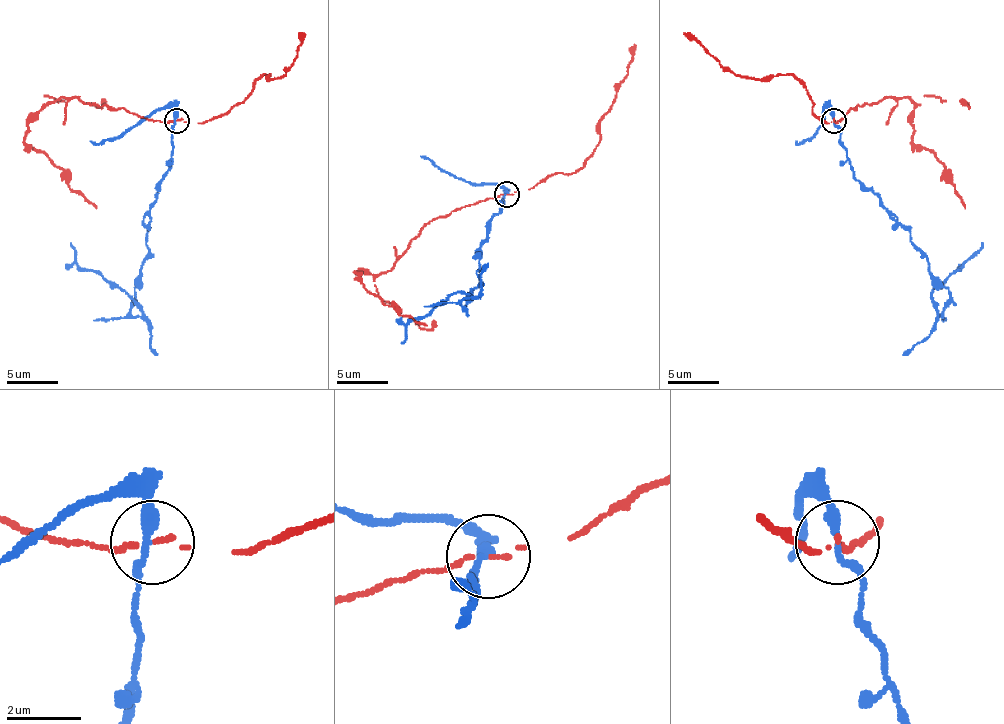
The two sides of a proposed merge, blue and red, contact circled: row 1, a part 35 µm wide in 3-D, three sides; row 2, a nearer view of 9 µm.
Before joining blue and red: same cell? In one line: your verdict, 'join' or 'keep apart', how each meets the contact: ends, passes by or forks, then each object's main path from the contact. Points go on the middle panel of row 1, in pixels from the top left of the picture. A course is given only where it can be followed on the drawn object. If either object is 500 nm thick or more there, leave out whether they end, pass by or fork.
keep apart; blue passes by; red passes by; blue runs (507, 195), (479, 248), (479, 281), (464, 309), (462, 302), (472, 297), (456, 291), (413, 317), (400, 342); red runs (507, 195), (490, 197), (439, 215), (416, 235), (390, 269), (378, 274), (355, 274), (385, 304), (426, 325)

